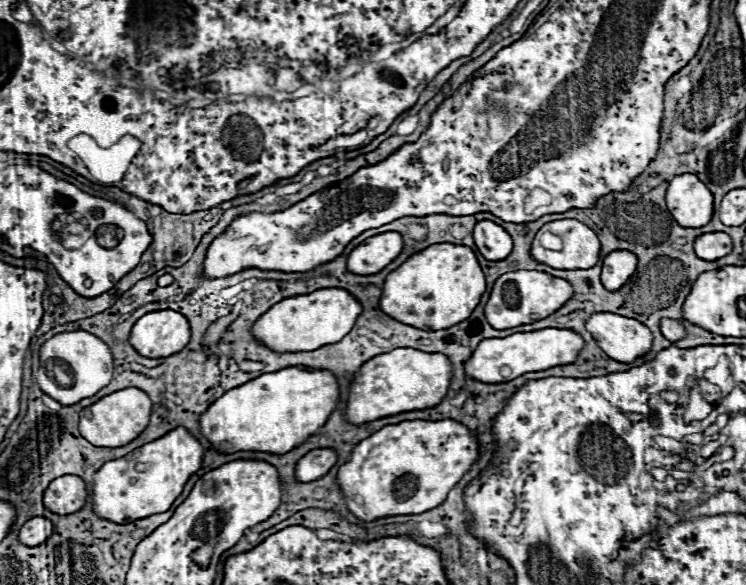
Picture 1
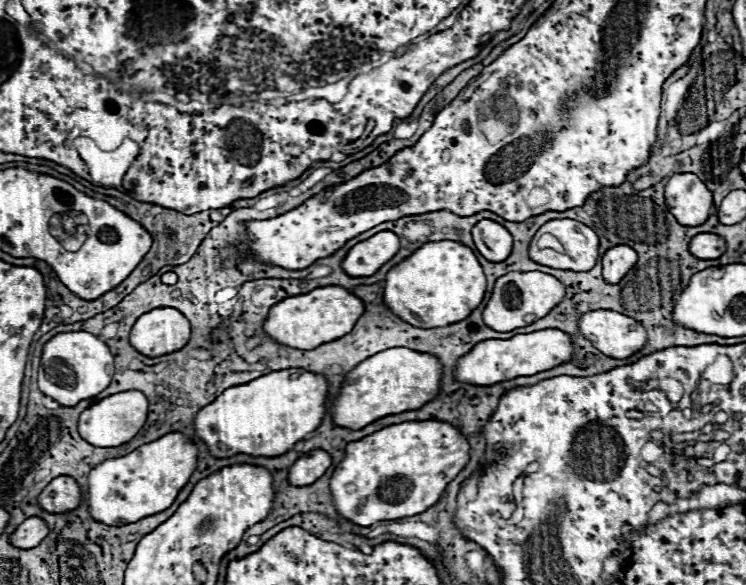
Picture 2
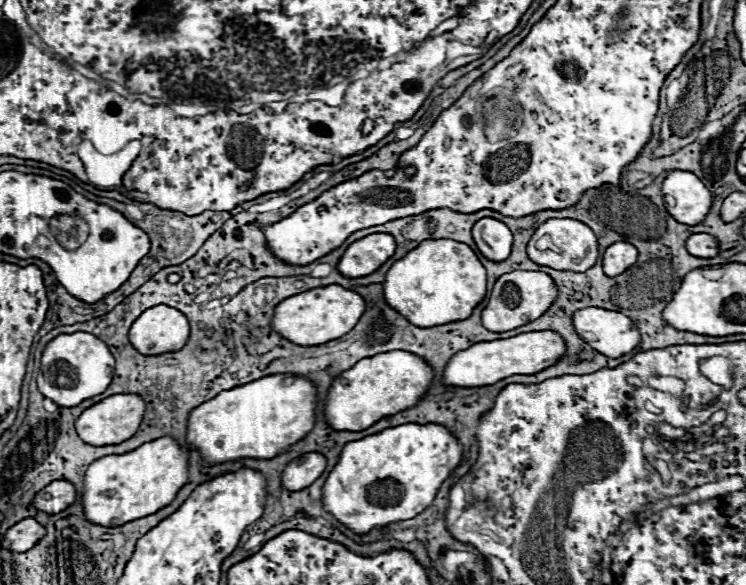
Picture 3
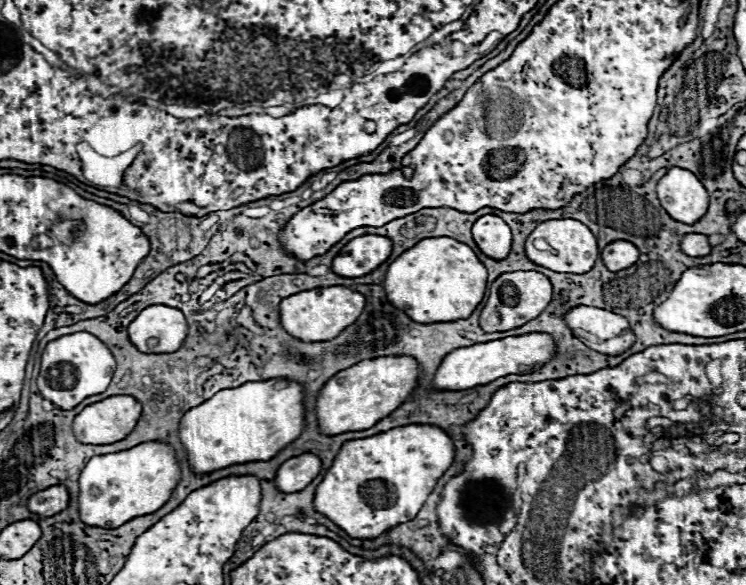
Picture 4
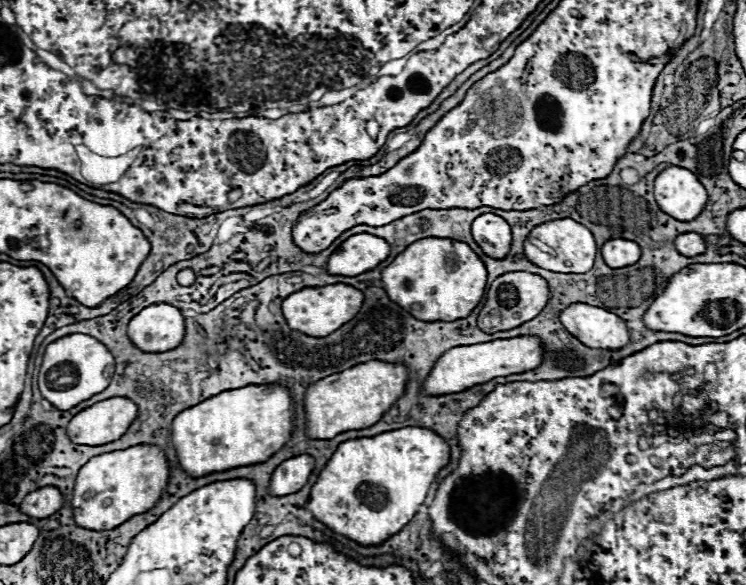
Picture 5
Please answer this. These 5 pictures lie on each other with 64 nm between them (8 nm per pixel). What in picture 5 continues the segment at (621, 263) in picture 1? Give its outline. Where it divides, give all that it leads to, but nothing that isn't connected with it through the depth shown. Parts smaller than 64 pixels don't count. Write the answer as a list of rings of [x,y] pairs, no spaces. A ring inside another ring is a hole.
[[[624,238],[608,240],[602,246],[602,256],[604,256],[604,262],[610,268],[632,266],[640,258],[640,246],[636,242],[632,242],[632,240],[624,240]]]

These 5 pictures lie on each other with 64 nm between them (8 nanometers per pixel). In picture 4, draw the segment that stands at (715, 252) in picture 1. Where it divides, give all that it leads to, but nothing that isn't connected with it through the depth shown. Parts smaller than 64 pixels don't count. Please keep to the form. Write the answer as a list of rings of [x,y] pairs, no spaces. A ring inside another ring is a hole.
[[[686,234],[682,238],[682,252],[688,256],[708,256],[712,246],[708,244],[708,236],[704,234]]]

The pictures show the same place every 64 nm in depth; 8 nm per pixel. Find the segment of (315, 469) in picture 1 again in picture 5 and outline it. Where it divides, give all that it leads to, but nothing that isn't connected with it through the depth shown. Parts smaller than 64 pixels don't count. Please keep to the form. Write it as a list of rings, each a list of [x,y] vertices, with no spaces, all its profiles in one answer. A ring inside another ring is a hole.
[[[294,456],[280,464],[270,480],[270,494],[286,496],[298,492],[310,478],[314,470],[312,456]]]

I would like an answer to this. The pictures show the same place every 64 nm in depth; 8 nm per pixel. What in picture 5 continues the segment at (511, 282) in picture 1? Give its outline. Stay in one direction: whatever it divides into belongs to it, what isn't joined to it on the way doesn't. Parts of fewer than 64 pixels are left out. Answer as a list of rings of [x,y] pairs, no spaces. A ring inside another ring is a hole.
[[[508,272],[508,274],[502,274],[490,284],[484,308],[482,308],[480,316],[478,316],[478,326],[488,334],[518,328],[520,324],[536,318],[544,310],[544,306],[548,302],[548,296],[550,296],[548,284],[538,274],[532,274],[532,272]]]

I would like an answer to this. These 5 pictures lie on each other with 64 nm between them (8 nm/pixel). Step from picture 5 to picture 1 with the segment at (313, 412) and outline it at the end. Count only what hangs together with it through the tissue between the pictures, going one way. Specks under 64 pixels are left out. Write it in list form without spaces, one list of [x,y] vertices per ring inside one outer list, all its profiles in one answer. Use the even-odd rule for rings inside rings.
[[[396,348],[388,354],[378,354],[358,370],[350,384],[346,420],[350,424],[364,424],[400,412],[434,408],[446,396],[452,376],[452,362],[440,352]]]

